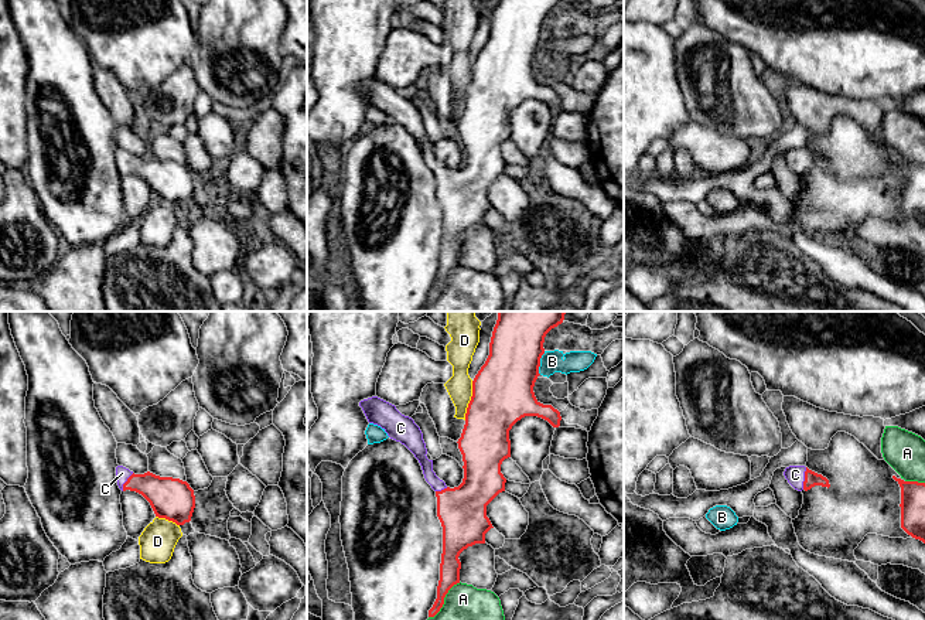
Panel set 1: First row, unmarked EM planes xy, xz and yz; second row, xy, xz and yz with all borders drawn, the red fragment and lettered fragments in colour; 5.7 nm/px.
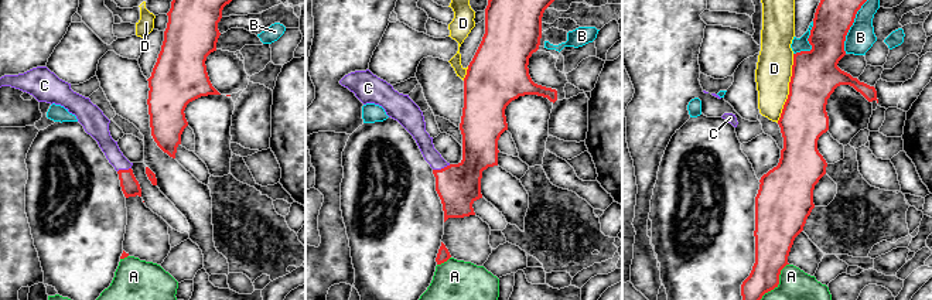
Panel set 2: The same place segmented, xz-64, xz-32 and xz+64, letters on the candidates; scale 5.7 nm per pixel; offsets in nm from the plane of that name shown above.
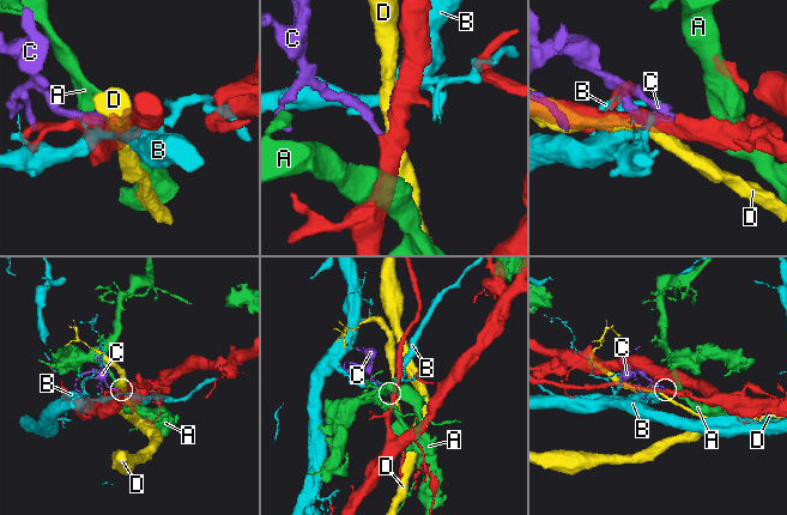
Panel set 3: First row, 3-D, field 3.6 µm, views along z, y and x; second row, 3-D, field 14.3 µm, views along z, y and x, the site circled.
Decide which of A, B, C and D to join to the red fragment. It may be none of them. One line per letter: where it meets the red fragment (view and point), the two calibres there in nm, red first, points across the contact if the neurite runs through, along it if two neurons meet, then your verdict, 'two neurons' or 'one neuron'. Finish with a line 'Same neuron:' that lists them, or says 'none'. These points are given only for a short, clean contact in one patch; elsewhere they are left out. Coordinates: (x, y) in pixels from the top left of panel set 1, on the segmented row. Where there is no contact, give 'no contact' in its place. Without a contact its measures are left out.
A: meets red in xz at (443, 600); 120 nm thick on the red side, 200 nm on the other; two neurons
B: meets red in xz at (539, 363); 340 nm thick on the red side, 130 nm on the other; two neurons
C: meets red in yz at (805, 479); 90 nm thick on the red side, 110 nm on the other; runs through yz (812, 479), (805, 479), (795, 474); one neuron
D: meets red in xz at (470, 401); 360 nm thick on the red side, 140 nm on the other; two neurons
Same neuron: C

